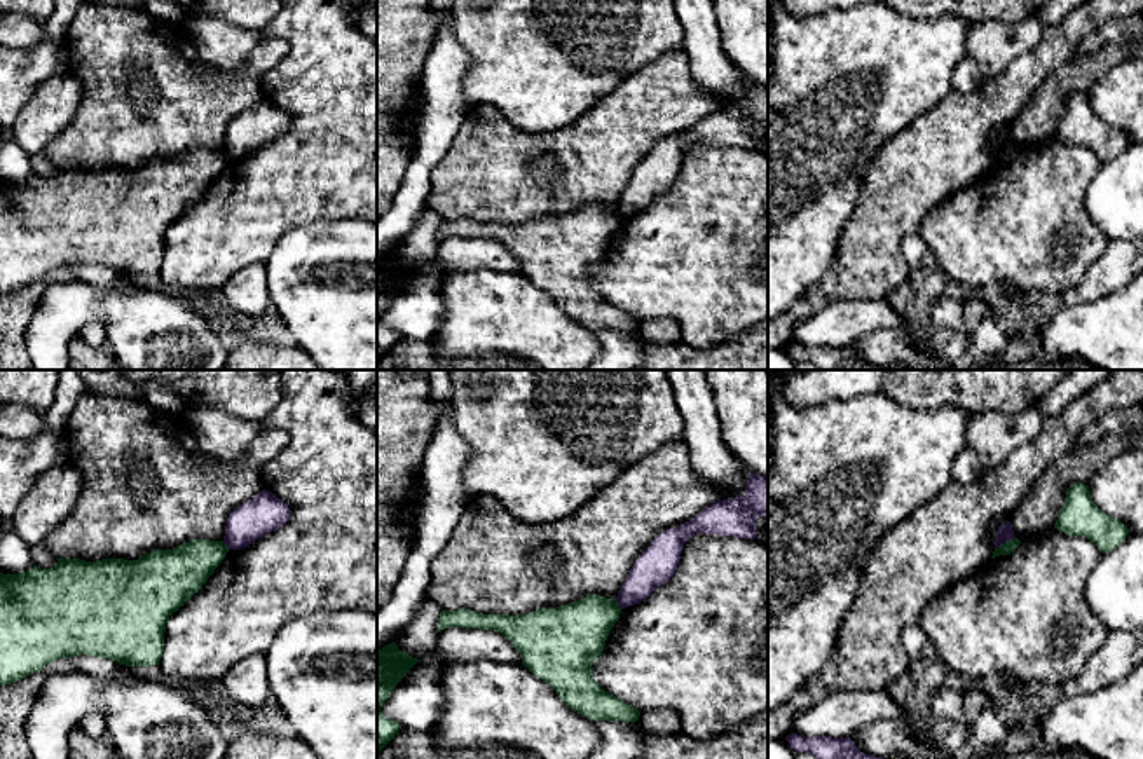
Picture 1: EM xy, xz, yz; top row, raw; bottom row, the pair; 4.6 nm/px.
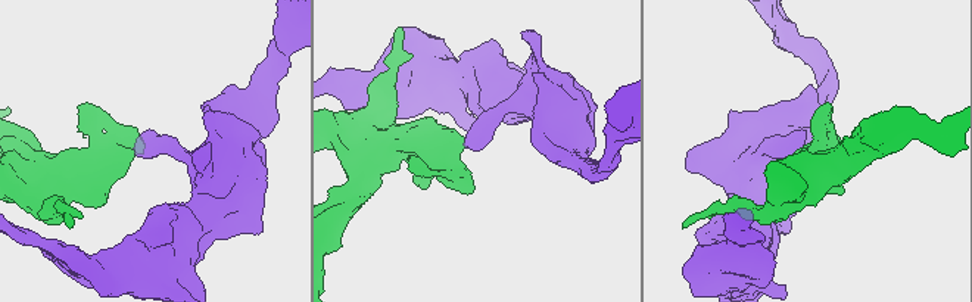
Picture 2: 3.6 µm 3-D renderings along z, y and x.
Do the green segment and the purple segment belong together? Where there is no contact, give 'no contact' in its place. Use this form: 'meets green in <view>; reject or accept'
meets green in yz; reject

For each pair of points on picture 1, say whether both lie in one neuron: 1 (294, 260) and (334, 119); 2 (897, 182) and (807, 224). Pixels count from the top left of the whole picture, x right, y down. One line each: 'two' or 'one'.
1: two
2: two

